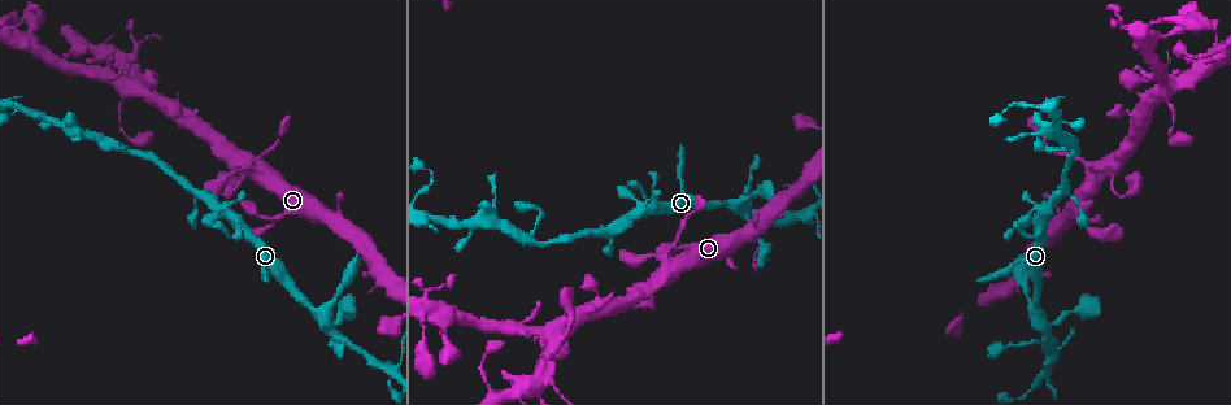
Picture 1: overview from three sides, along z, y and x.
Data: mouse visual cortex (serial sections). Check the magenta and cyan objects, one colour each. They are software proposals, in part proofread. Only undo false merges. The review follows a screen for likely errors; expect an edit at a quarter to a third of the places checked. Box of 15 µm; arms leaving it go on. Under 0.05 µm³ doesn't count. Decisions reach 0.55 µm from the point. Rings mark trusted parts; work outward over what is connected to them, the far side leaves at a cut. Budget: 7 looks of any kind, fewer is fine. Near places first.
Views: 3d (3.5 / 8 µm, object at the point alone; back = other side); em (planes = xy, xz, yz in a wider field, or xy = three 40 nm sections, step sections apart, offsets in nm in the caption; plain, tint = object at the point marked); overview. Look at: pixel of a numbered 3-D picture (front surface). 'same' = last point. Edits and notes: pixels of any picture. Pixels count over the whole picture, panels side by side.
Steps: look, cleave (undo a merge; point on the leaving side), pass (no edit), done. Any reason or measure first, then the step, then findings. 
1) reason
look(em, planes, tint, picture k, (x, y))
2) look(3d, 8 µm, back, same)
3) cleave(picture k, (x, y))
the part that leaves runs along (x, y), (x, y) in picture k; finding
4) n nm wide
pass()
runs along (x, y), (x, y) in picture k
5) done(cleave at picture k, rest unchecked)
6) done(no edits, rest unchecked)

arms part here
look(3d, 3.5 µm, picture 1, (1072, 146))

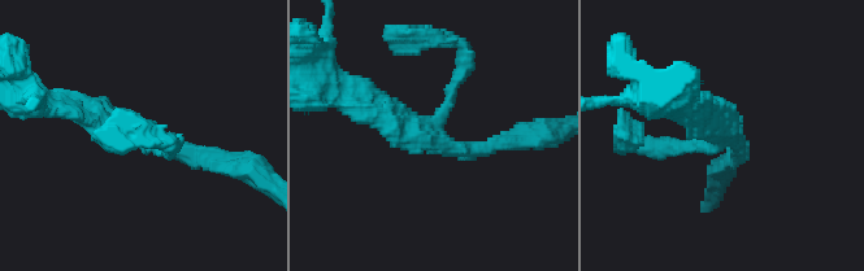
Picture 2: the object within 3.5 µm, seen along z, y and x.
3 arms; arms of 150, 250, 250 nm
look(em, xy, step 1, plain, picture 2, (725, 132))

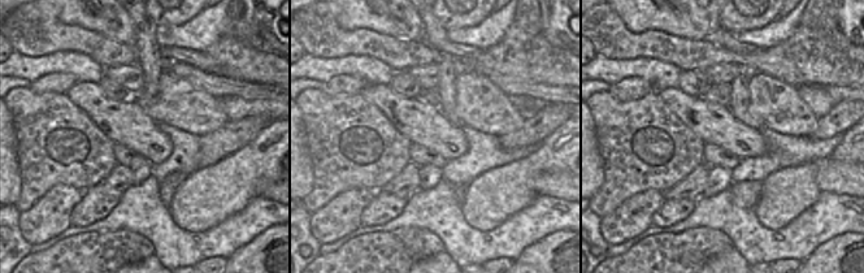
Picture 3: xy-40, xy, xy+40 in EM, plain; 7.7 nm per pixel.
look(em, xy, step 1, tint, same)

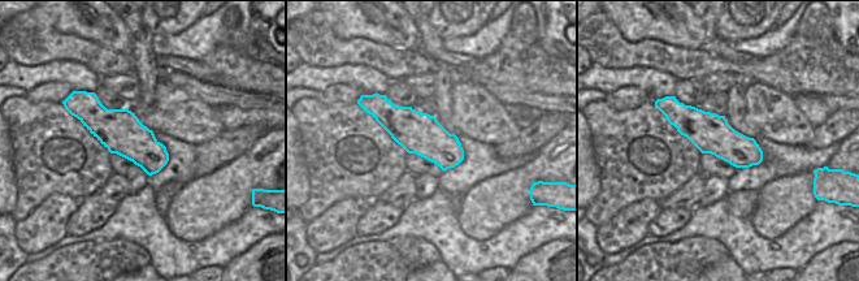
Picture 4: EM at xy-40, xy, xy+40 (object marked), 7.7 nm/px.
pass()
runs along (218, 158), (72, 103) in picture 2; continuous, no second cell

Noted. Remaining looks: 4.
narrows sharply
look(3d, 3.5 µm, picture 1, (1057, 121))

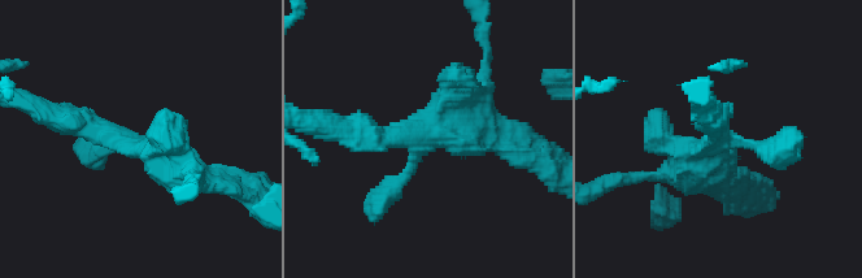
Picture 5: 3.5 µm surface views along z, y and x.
look(em, xy, step 3, tint, picture 5, (714, 145))

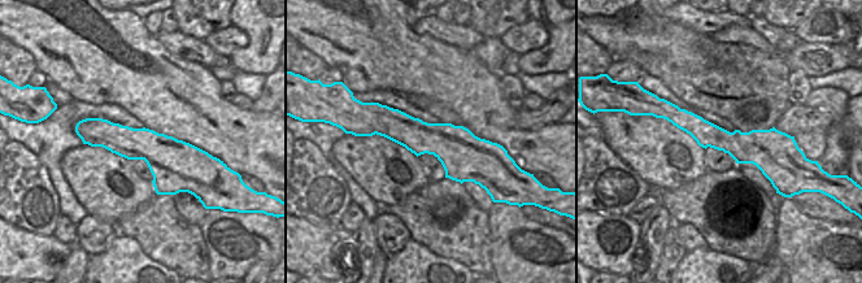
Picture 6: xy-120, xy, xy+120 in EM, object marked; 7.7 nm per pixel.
cut it another way
look(em, xy, step 5, tint, same)

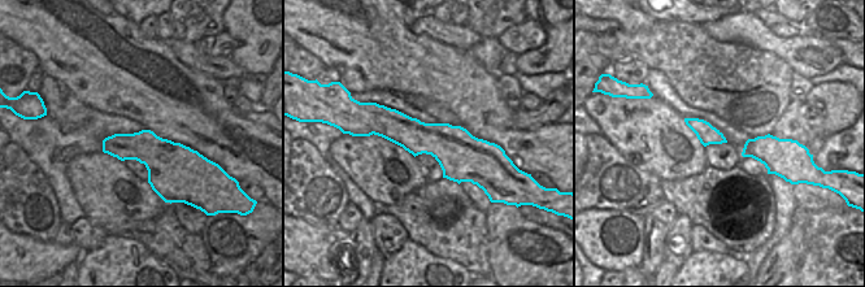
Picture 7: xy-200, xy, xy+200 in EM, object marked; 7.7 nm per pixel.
pass()
runs along (209, 178), (142, 143), (53, 114) in picture 5; all the same cell

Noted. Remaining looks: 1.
four arms meet
look(3d, 3.5 µm, back, picture 1, (330, 329))

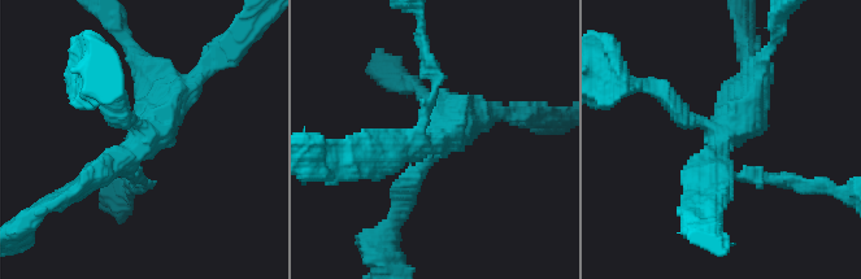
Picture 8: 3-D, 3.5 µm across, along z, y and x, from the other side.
4 arms; arms of 150, 250, 300, 300 nm
pass()
runs along (199, 73), (131, 156), (79, 188) in picture 8; one cell here

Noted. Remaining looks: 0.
done(no edits, rest unchecked)

